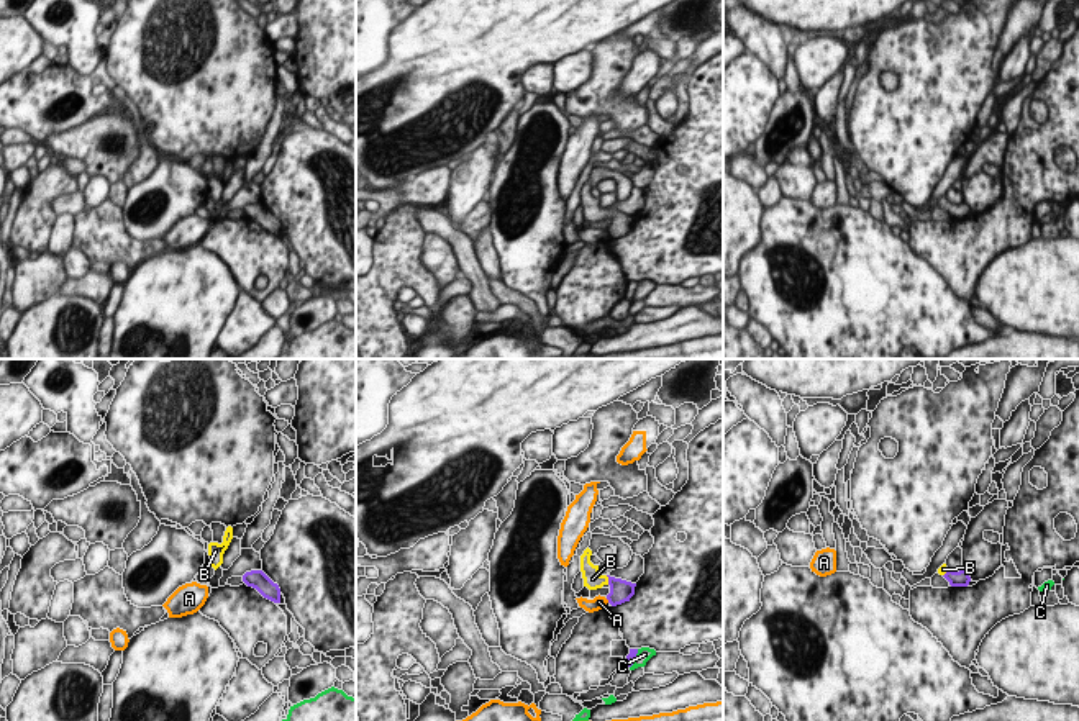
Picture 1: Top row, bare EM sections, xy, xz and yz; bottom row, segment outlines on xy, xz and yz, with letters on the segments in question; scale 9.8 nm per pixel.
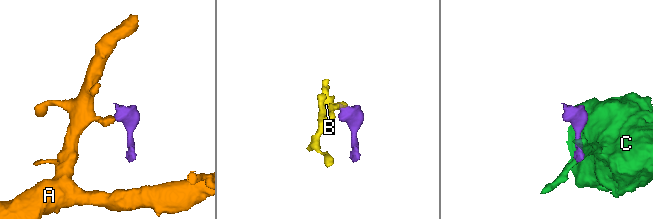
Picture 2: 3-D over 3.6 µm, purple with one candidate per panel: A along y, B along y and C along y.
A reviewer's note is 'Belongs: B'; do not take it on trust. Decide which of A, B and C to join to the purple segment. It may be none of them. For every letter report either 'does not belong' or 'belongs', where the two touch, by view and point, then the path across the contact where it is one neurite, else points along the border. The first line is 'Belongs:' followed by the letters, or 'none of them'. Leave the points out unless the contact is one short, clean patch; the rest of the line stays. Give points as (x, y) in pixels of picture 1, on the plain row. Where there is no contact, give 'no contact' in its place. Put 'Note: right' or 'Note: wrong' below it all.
Belongs: B
A: does not belong; meets purple in xz at (607, 231); border along xz (605, 231), (609, 235)
B: belongs; meets purple in xz at (609, 213); runs through xz (620, 223), (609, 213), (592, 212)
C: does not belong; meets purple in xz at (633, 292)
Note: right

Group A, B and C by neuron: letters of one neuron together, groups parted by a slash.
A / B / C

